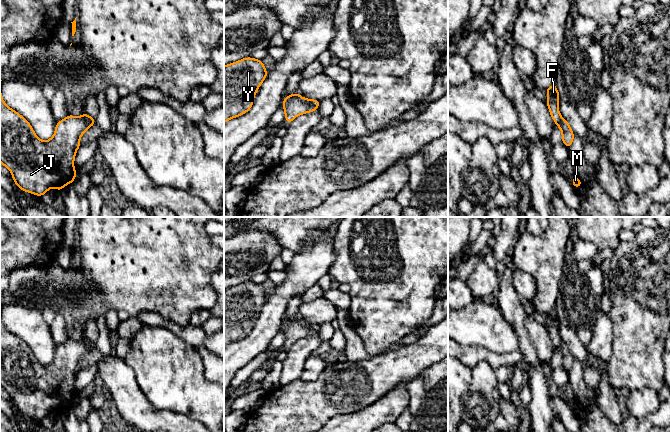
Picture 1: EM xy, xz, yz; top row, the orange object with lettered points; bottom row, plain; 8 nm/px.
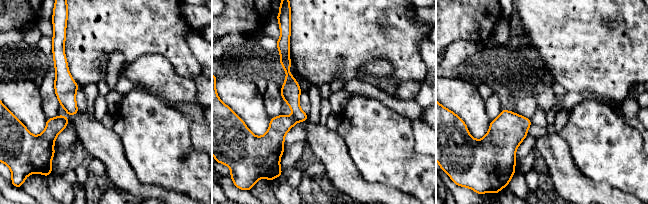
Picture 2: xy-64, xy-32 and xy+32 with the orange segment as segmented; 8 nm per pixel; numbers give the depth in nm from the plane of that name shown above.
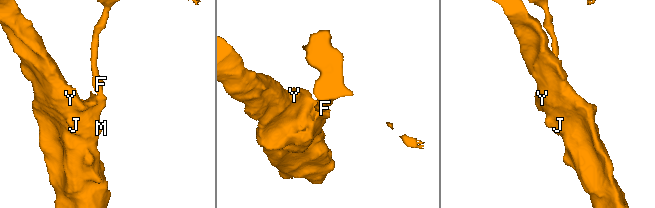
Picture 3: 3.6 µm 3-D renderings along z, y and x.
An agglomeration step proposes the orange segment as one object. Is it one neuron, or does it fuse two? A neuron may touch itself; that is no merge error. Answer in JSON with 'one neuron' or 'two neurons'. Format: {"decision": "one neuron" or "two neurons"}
{"decision": "two neurons"}

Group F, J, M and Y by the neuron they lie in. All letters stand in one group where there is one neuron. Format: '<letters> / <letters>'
F / J M Y

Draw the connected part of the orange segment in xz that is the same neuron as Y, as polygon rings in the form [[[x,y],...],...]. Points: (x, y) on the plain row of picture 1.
[[[251,281],[224,290],[224,347],[249,335],[253,329],[254,319],[257,317],[259,310],[265,304],[266,300],[267,294],[262,285]]]

